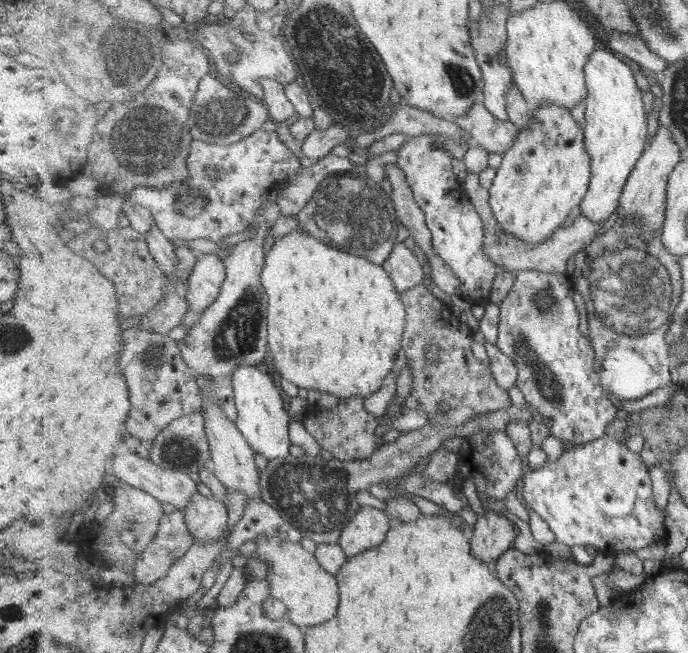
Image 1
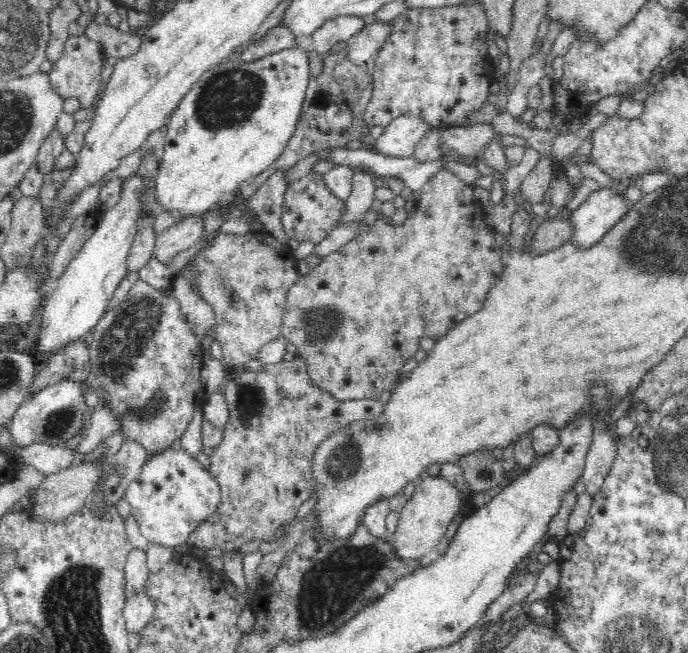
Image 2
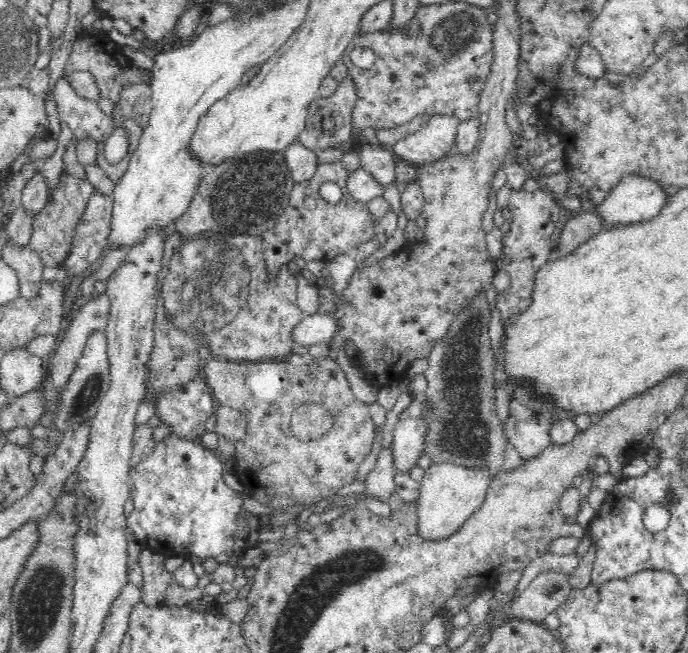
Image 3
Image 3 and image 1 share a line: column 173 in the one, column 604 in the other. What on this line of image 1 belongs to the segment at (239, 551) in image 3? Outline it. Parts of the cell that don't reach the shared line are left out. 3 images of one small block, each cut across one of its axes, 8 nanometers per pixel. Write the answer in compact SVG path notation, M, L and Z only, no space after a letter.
M609 437L565 448L559 458L546 461L541 468L527 469L520 492L527 504L547 523L556 541L566 546L590 546L595 550L640 551L657 543L666 545L665 516L656 508L653 479L640 452Z

